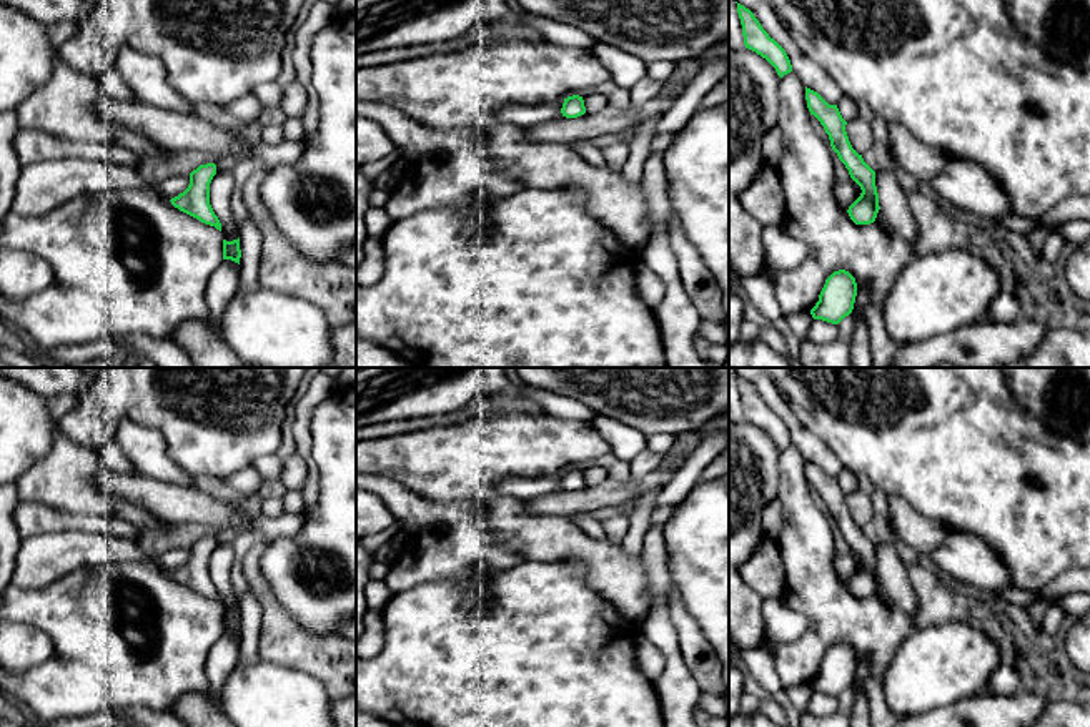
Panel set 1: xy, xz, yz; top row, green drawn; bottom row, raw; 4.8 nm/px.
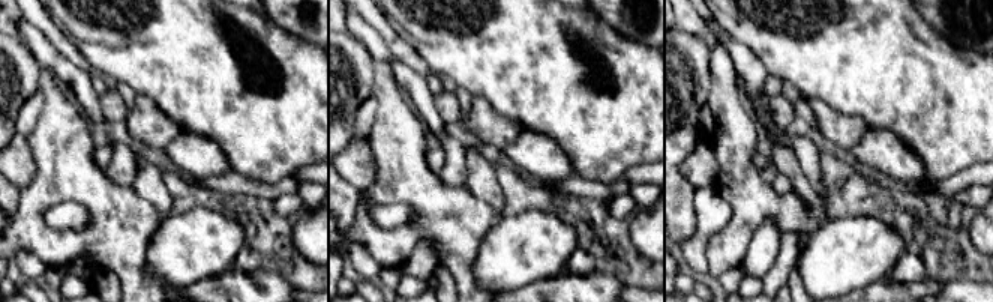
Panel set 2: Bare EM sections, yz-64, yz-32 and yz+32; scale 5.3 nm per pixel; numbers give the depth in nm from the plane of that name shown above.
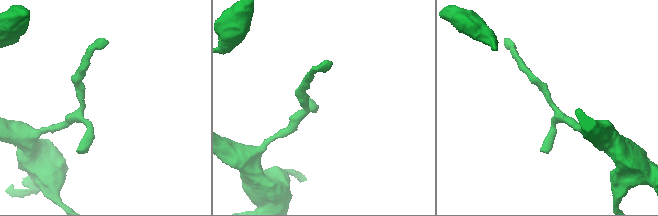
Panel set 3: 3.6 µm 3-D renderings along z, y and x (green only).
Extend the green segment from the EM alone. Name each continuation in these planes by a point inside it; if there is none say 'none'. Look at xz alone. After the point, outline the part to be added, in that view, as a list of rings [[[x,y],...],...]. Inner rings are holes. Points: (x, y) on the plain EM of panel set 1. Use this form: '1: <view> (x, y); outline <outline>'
none

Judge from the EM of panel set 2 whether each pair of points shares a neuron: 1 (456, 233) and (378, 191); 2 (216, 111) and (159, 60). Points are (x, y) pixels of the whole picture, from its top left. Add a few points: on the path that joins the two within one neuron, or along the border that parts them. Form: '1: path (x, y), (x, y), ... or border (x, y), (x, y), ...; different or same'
1: path (437, 214), (414, 191), (398, 191); same
2: path (203, 98), (173, 68); same

